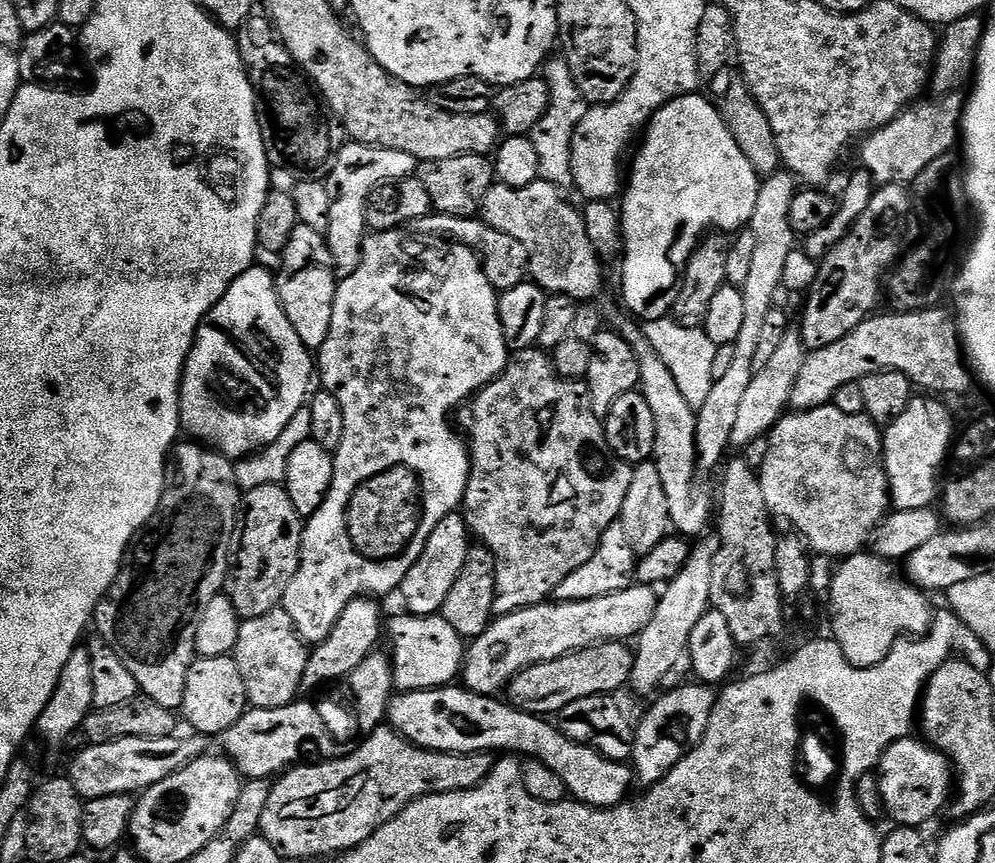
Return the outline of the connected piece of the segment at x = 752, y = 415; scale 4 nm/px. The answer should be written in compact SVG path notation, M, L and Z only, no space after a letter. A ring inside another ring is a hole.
M790 330L782 338L778 350L768 360L766 367L752 373L752 381L746 389L746 395L742 397L742 403L740 403L738 415L734 421L734 434L731 442L733 449L747 449L748 444L753 442L754 438L767 436L776 427L776 423L781 416L785 415L789 407L794 382L798 374L802 374L805 355L806 349L804 343L800 341L799 331Z

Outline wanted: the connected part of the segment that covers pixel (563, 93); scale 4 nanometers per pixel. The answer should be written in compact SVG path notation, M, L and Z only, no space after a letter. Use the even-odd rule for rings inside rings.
M562 56L551 57L545 63L542 74L547 82L547 88L550 90L550 106L547 107L546 114L542 116L541 121L538 122L530 135L538 153L541 179L550 181L558 188L566 190L573 185L572 150L574 130L582 118L585 117L590 106L582 96L581 91L578 90L577 83L565 58Z

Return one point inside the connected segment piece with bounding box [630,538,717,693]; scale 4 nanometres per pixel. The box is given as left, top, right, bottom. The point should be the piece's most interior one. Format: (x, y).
(683, 601)

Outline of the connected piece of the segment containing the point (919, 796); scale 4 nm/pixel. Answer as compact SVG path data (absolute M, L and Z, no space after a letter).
M911 735L895 740L882 754L878 765L878 786L880 787L880 801L883 804L883 815L892 819L893 825L901 828L923 829L940 811L949 807L954 796L954 769L952 761L943 756L937 748L923 739L912 740Z

